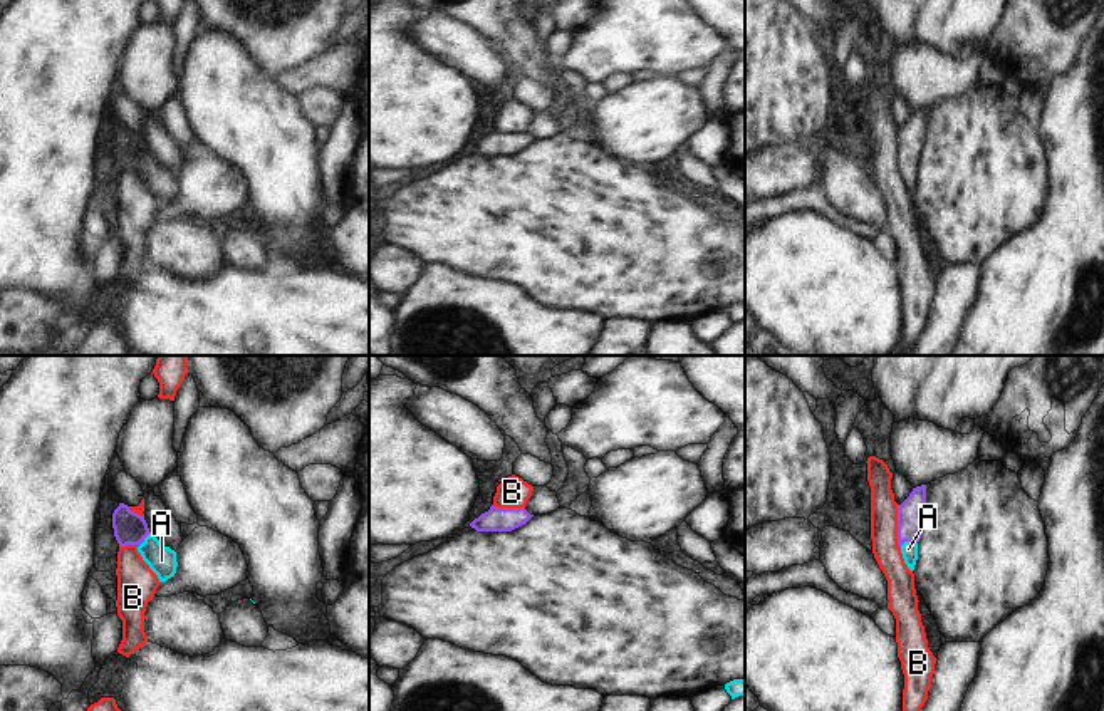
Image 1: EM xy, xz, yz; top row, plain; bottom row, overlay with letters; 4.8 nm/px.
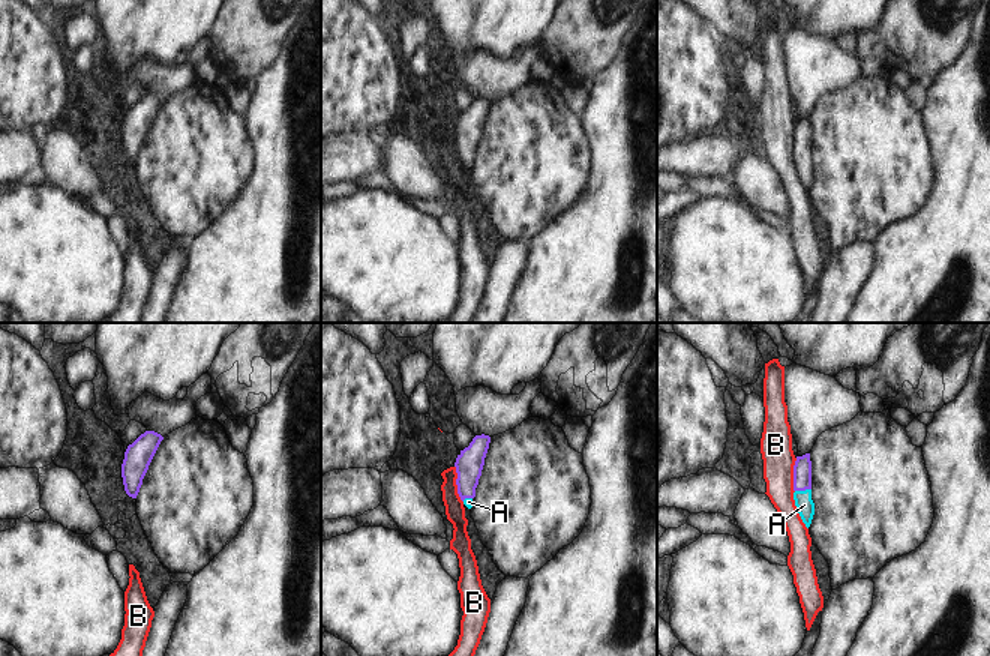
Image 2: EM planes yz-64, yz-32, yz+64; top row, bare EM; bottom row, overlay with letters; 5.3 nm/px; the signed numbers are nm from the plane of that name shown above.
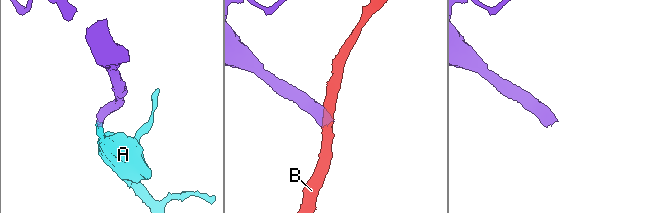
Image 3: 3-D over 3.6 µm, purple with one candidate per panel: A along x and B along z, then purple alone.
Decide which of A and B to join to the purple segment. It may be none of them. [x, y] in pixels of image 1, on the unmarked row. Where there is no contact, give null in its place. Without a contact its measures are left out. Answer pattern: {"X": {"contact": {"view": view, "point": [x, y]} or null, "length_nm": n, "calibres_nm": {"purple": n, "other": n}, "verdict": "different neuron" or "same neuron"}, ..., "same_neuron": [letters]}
{"A": {"contact": {"view": "yz", "point": [908, 165]}, "length_nm": 90, "calibres_nm": {"purple": 130, "other": 80}, "verdict": "same neuron"}, "B": {"contact": {"view": "yz", "point": [898, 151]}, "length_nm": 220, "calibres_nm": {"purple": 130, "other": 130}, "verdict": "different neuron"}, "same_neuron": ["A"]}

